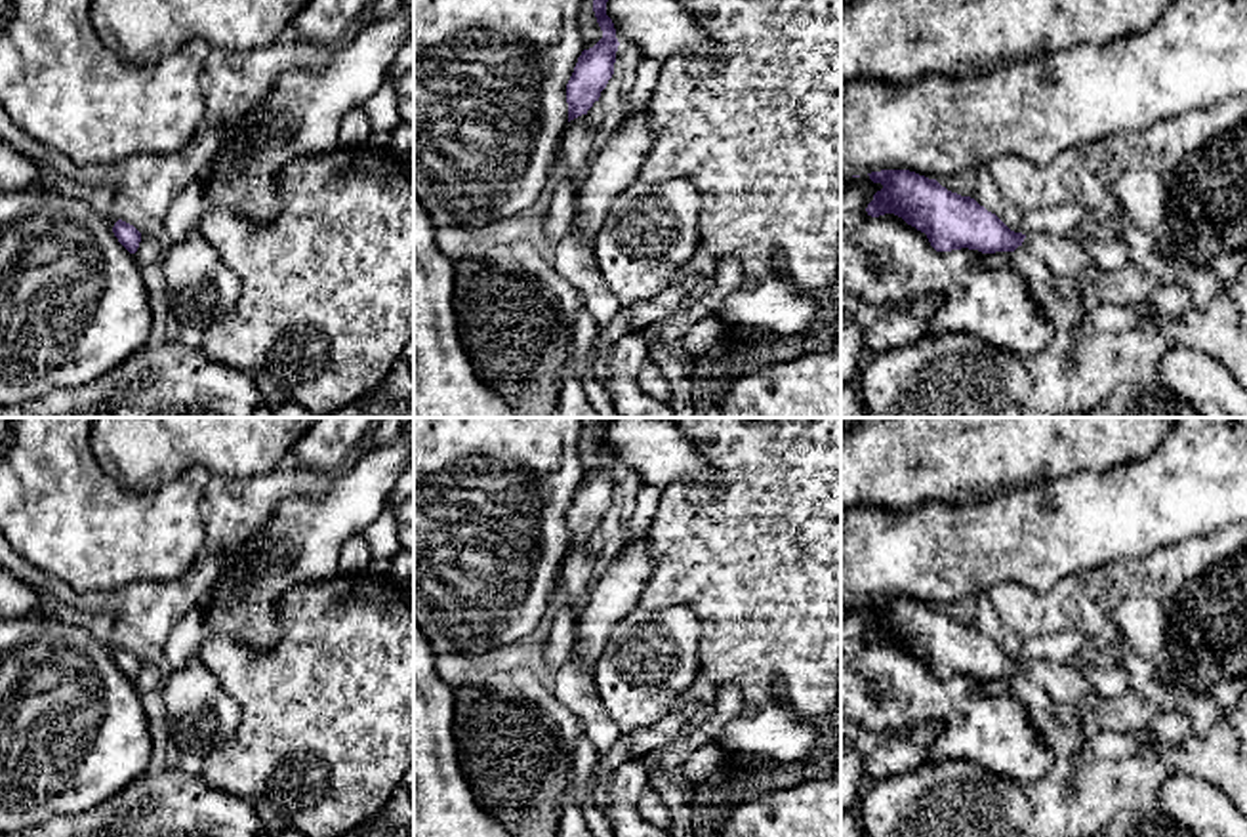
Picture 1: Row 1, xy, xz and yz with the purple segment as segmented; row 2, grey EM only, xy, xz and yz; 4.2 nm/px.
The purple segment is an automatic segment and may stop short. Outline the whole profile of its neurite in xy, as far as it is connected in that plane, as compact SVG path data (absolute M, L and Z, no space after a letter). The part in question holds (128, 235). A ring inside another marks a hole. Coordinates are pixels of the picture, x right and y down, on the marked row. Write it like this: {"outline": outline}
{"outline": "M118 219L118 221L114 223L114 227L112 227L112 233L114 233L114 236L118 238L118 242L120 242L130 254L135 254L135 252L137 252L139 242L141 242L141 233L139 233L133 225Z"}

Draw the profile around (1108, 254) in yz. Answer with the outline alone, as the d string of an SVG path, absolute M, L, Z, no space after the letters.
M1115 238L1106 240L1073 240L1100 269L1115 271L1129 265L1129 248Z

